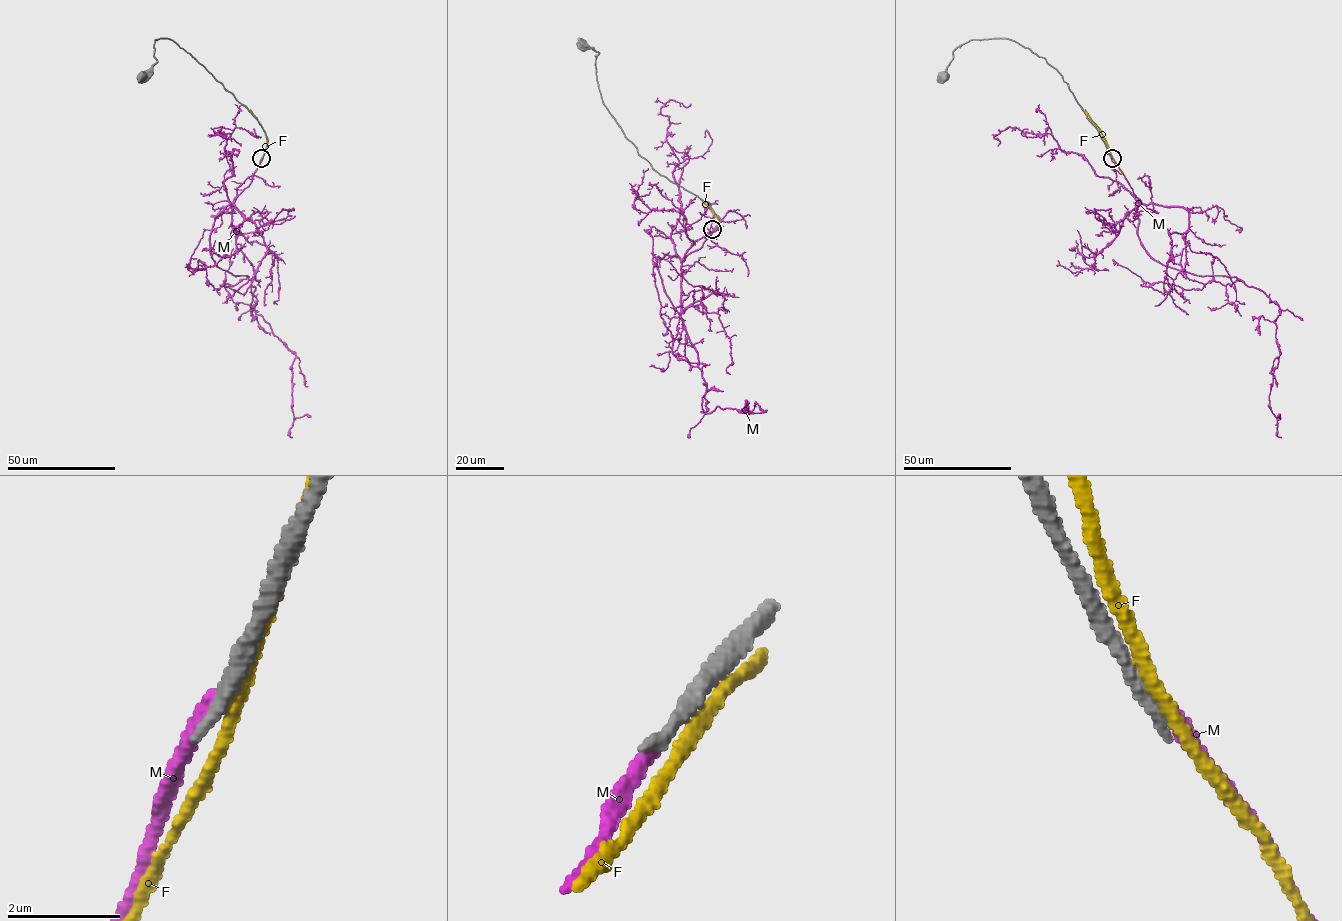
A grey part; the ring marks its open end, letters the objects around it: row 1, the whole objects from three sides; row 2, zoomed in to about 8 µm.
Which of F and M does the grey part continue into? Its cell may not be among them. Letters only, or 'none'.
none

